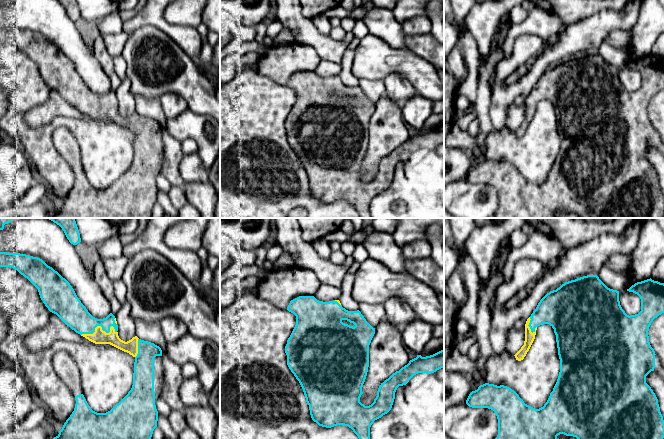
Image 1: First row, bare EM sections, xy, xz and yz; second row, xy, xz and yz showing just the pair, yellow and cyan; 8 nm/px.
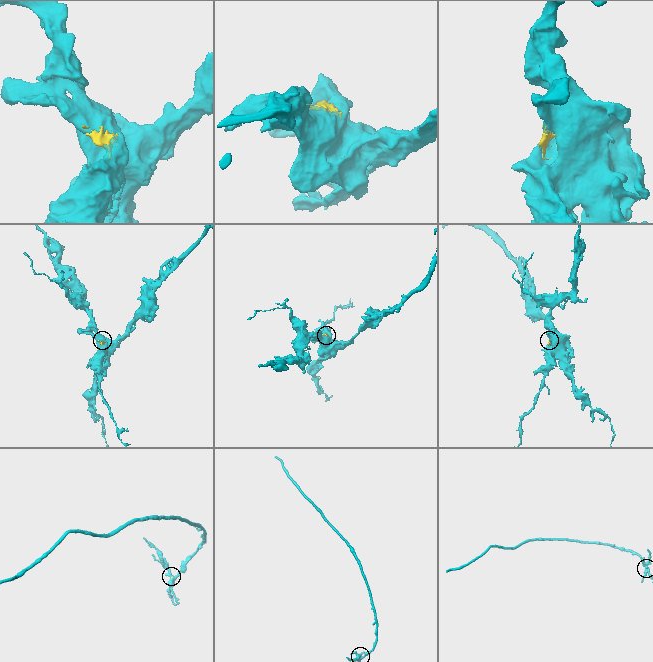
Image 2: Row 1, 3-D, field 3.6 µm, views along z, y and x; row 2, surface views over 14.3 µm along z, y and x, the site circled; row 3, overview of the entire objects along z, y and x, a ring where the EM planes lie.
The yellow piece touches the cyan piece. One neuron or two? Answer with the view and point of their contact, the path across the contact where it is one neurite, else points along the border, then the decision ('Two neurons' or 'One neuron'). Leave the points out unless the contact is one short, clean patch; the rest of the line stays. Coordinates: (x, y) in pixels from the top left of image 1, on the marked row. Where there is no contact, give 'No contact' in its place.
Touches yellow at xy (100, 326). One neuron

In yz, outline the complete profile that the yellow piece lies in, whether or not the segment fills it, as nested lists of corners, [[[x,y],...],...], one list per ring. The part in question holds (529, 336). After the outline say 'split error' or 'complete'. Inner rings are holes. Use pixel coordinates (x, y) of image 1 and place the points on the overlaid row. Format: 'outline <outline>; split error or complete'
outline [[[587,275],[575,280],[571,280],[562,284],[556,290],[547,293],[538,303],[536,309],[531,316],[527,319],[525,324],[525,341],[521,349],[514,355],[516,360],[521,361],[529,351],[536,335],[537,327],[543,324],[549,324],[556,335],[556,342],[558,348],[558,355],[560,359],[560,372],[557,382],[550,393],[547,402],[543,407],[535,409],[527,404],[519,397],[519,395],[511,388],[504,385],[494,385],[485,383],[480,385],[477,390],[472,391],[466,404],[472,408],[488,408],[495,412],[498,419],[498,435],[495,439],[557,439],[557,436],[564,434],[566,436],[573,436],[577,439],[663,439],[664,438],[664,420],[660,412],[658,399],[646,383],[646,376],[655,371],[664,379],[664,367],[661,364],[659,357],[655,354],[654,349],[649,342],[648,331],[651,323],[655,318],[664,313],[664,283],[654,281],[651,278],[637,282],[632,285],[629,292],[637,294],[641,299],[641,311],[635,315],[627,315],[622,309],[619,301],[619,291],[608,288],[597,275]]]; split error

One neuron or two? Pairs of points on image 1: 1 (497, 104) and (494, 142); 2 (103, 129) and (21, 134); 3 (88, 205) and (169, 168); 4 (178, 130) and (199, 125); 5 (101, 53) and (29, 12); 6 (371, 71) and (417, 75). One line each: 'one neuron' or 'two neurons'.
1: two neurons
2: one neuron
3: two neurons
4: one neuron
5: two neurons
6: one neuron

